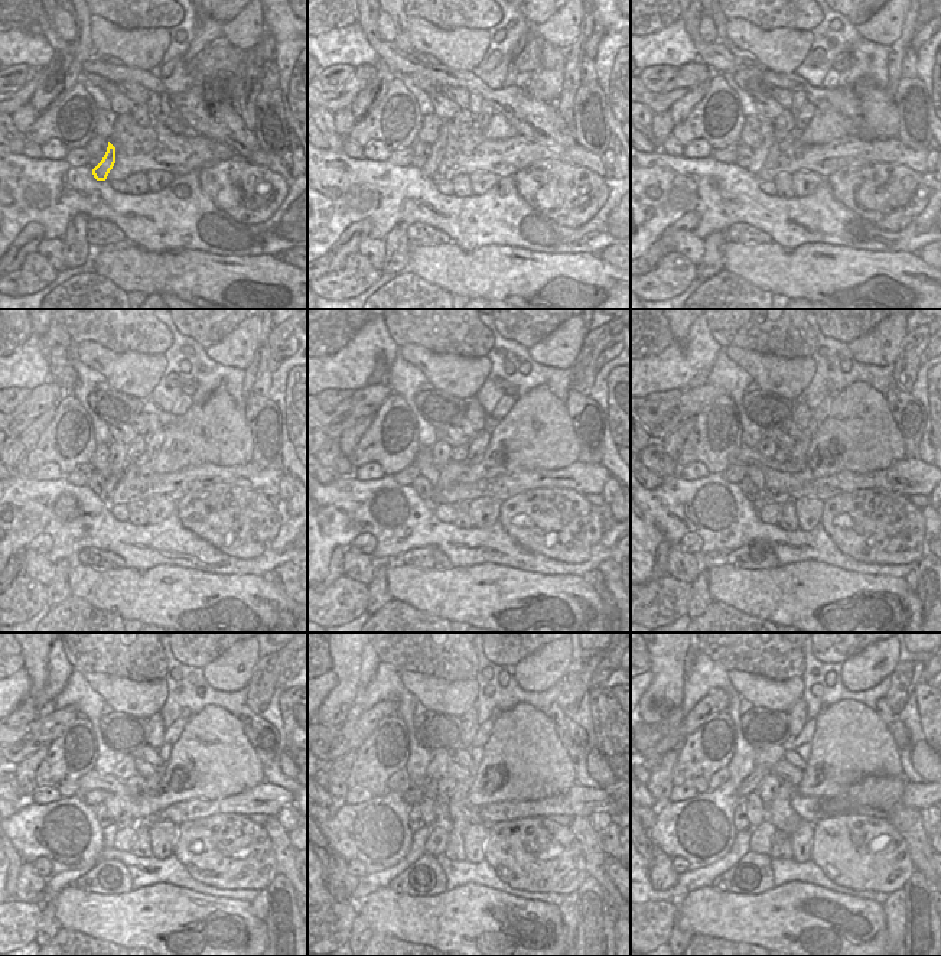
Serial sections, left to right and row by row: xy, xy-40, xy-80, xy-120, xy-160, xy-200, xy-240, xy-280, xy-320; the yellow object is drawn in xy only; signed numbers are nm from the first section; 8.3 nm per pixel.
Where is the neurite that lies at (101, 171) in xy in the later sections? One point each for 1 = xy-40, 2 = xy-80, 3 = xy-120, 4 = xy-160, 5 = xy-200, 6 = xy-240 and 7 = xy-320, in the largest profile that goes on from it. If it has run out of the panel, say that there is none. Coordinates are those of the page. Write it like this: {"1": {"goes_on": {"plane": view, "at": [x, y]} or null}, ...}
{"1": {"goes_on": {"plane": "xy-40", "at": [438, 148]}}, "2": {"goes_on": {"plane": "xy-80", "at": [765, 142]}}, "3": {"goes_on": {"plane": "xy-120", "at": [119, 461]}}, "4": {"goes_on": {"plane": "xy-160", "at": [440, 451]}}, "5": {"goes_on": {"plane": "xy-200", "at": [764, 448]}}, "6": {"goes_on": {"plane": "xy-240", "at": [120, 773]}}, "7": {"goes_on": {"plane": "xy-320", "at": [768, 758]}}}

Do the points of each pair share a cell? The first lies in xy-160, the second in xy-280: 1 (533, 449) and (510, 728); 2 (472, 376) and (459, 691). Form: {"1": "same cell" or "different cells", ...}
{"1": "same cell", "2": "same cell"}

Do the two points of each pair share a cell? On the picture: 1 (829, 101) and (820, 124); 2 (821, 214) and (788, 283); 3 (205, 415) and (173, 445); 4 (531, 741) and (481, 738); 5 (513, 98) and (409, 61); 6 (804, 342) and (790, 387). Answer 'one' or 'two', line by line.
1: two
2: two
3: one
4: two
5: one
6: two

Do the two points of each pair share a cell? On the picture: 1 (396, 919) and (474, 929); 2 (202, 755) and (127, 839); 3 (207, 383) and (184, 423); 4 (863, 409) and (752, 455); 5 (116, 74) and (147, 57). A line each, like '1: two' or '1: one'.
1: one
2: two
3: two
4: one
5: two

